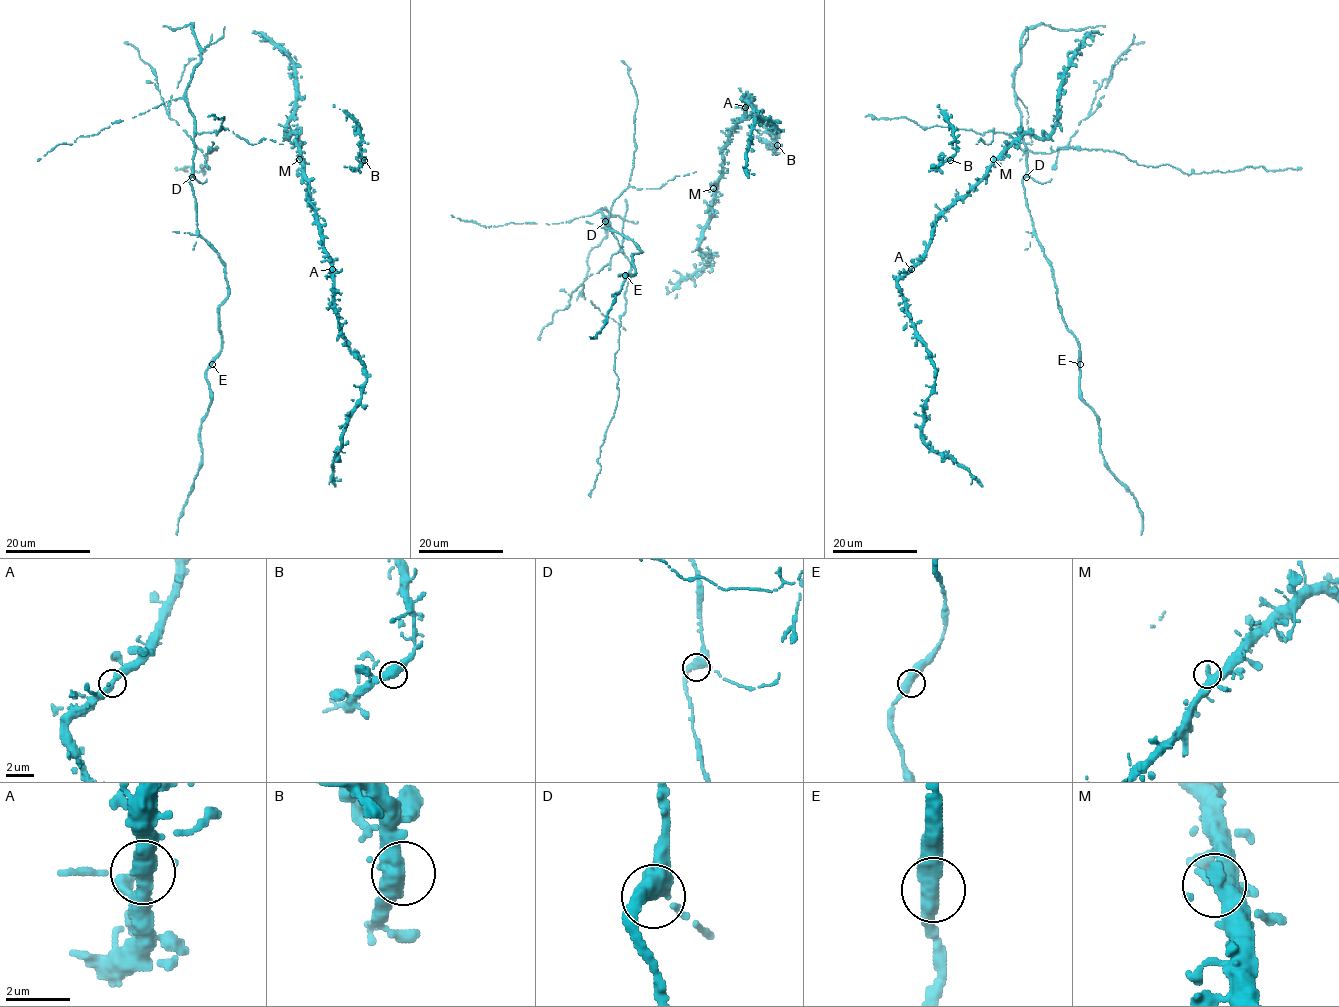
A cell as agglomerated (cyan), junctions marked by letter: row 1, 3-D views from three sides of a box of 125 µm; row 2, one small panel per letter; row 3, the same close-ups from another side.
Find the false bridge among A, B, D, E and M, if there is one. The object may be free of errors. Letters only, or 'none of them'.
none of them

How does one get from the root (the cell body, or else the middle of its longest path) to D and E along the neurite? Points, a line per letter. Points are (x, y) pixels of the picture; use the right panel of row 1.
D: (993, 135), (993, 129), (993, 132), (1020, 133), (1026, 147), (1026, 177)
E: (993, 135), (994, 129), (1023, 136), (1026, 205), (1033, 234), (1051, 265), (1063, 320), (1077, 339), (1080, 364)

